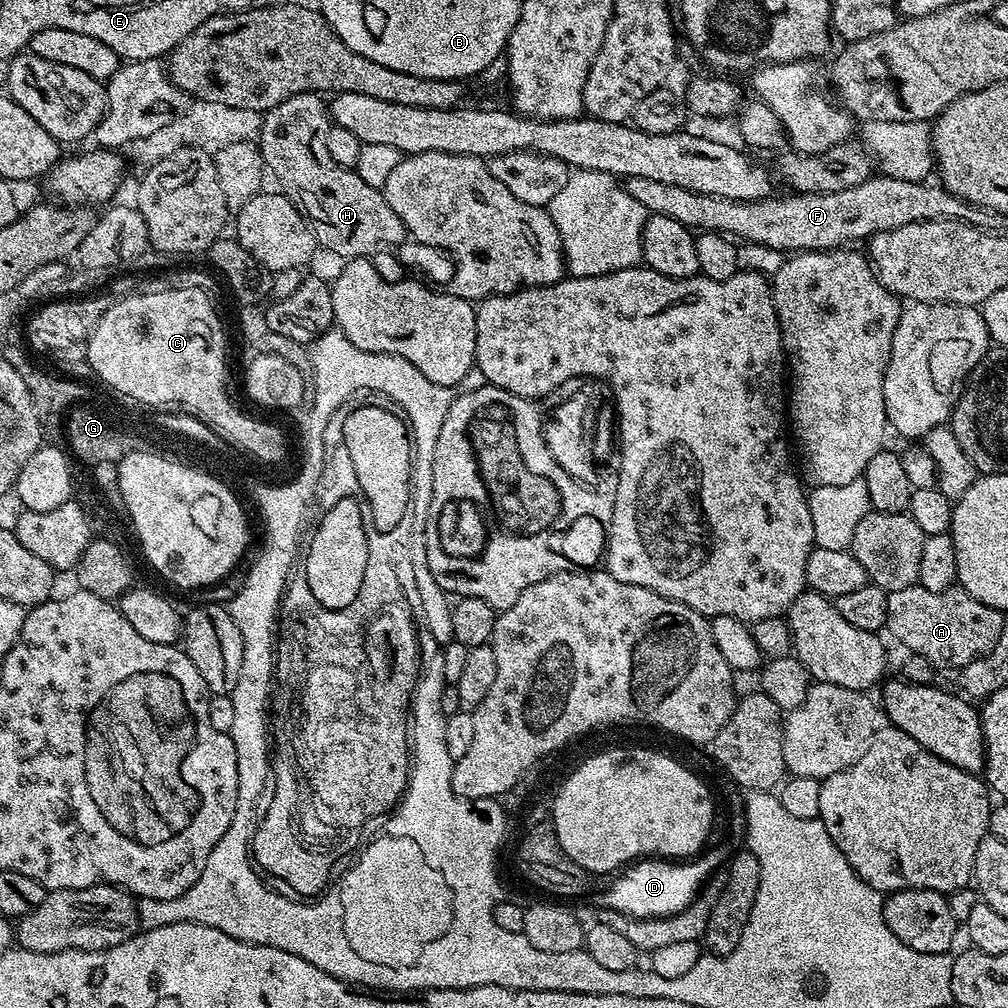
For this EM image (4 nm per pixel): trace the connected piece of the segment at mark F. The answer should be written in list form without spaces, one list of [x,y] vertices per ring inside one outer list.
[[[874,174],[862,186],[854,186],[850,190],[838,190],[830,194],[773,194],[766,200],[731,200],[718,198],[710,194],[698,194],[694,190],[686,190],[682,186],[670,186],[670,182],[658,182],[655,178],[627,178],[623,188],[630,198],[635,198],[649,214],[674,218],[674,222],[682,222],[682,226],[693,230],[719,232],[729,238],[737,238],[754,244],[770,247],[783,254],[795,254],[799,251],[836,250],[848,246],[851,240],[867,241],[886,230],[898,230],[898,226],[910,226],[910,222],[926,222],[927,220],[966,220],[975,221],[977,209],[964,200],[959,200],[936,182],[902,182],[902,178],[890,178],[883,174]]]

